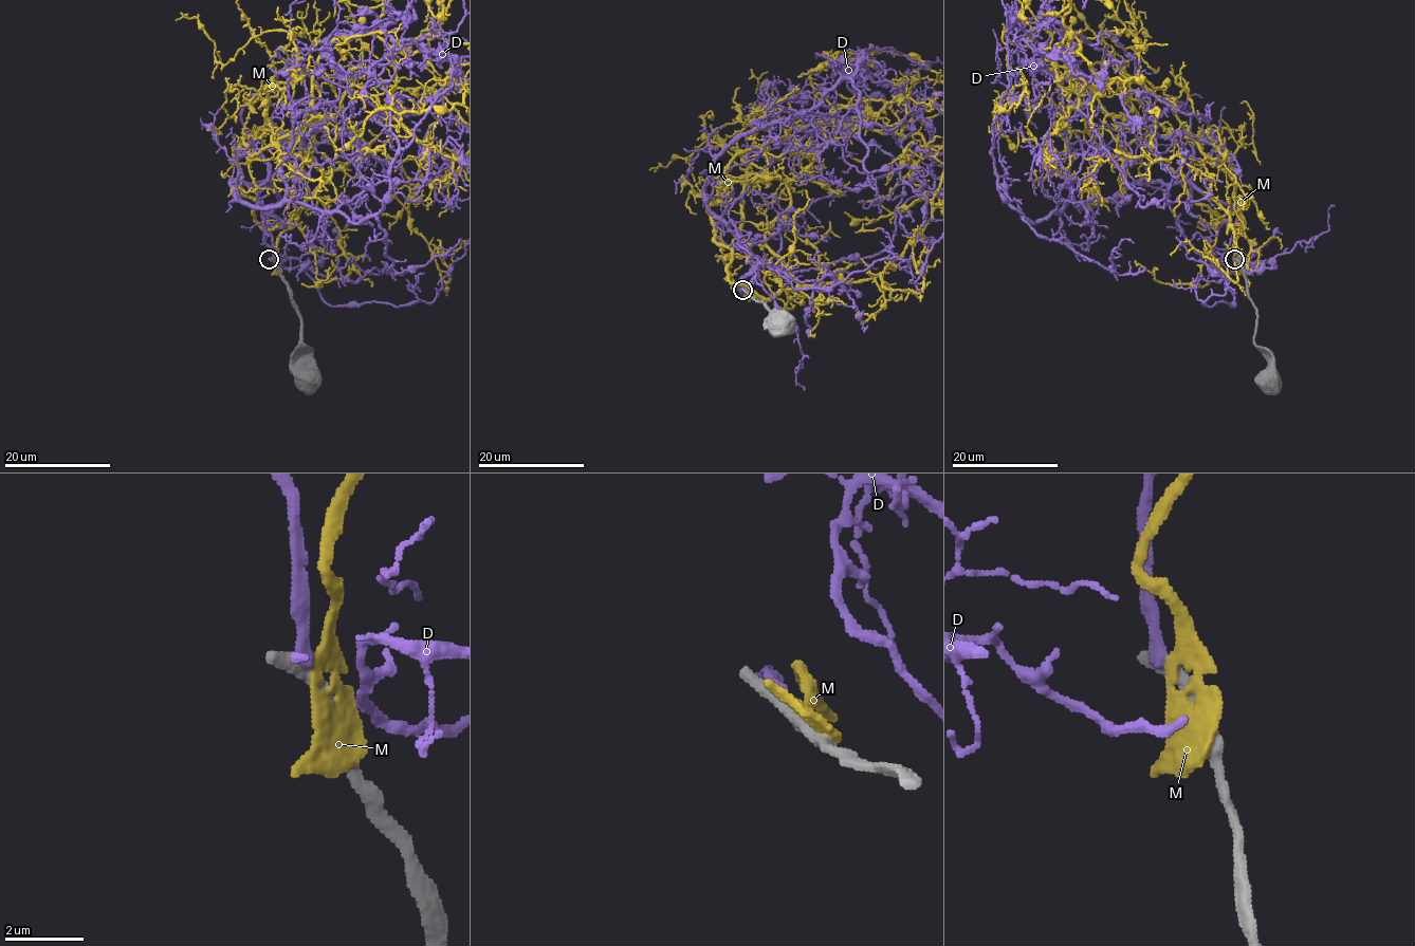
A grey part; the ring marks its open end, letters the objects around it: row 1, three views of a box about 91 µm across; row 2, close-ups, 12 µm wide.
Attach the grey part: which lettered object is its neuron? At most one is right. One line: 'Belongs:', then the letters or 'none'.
Belongs: none

